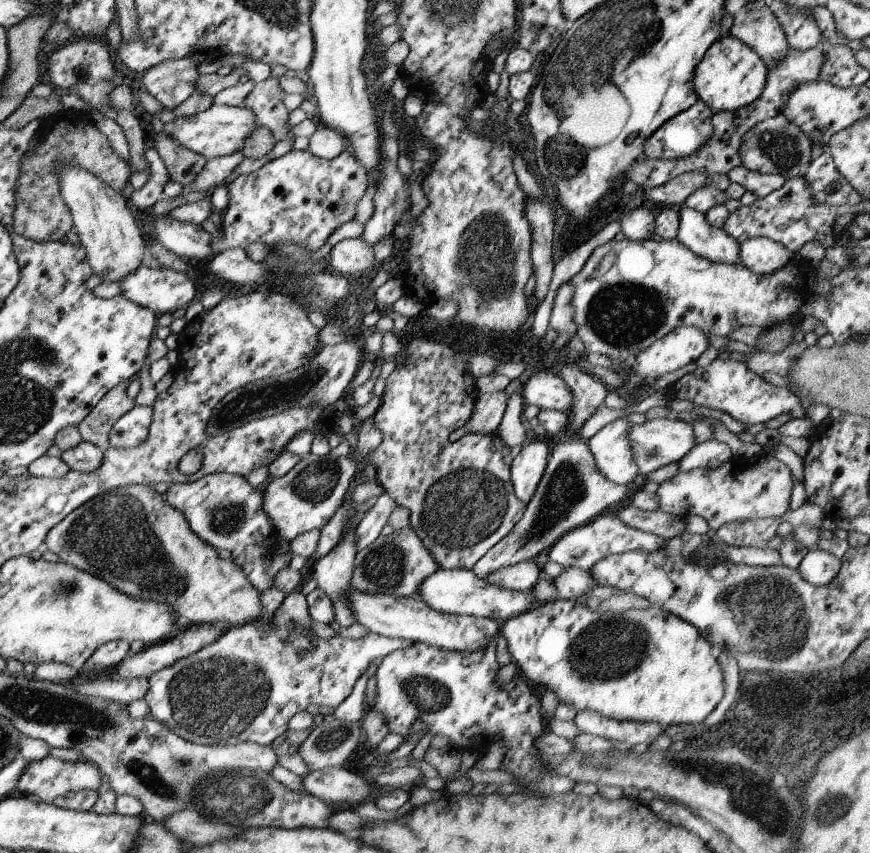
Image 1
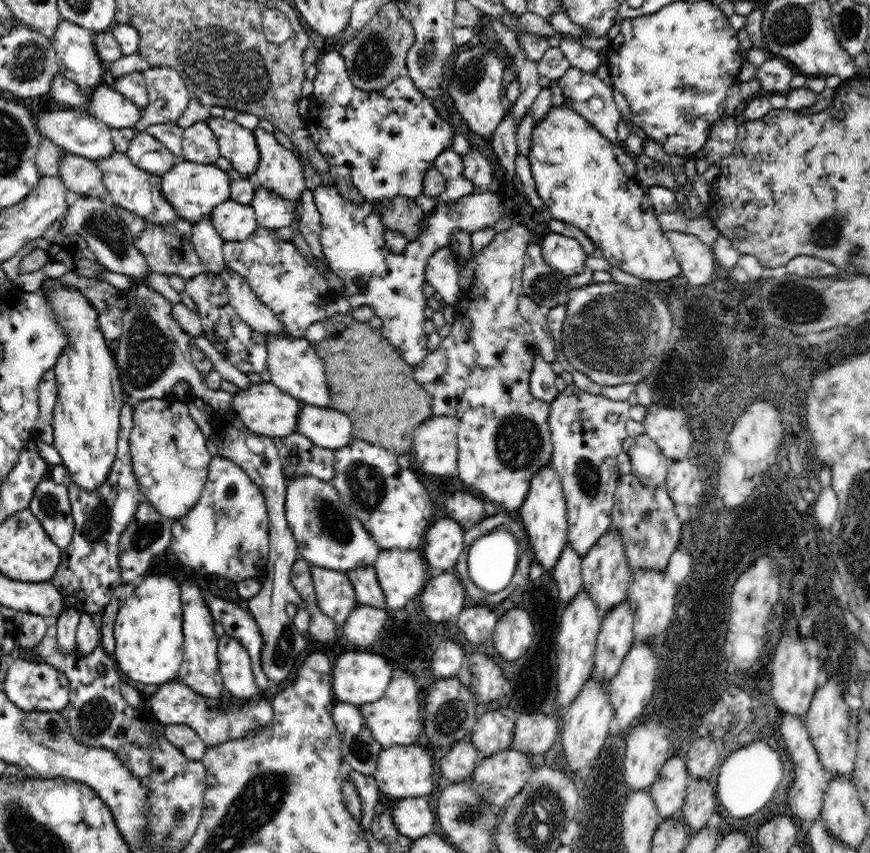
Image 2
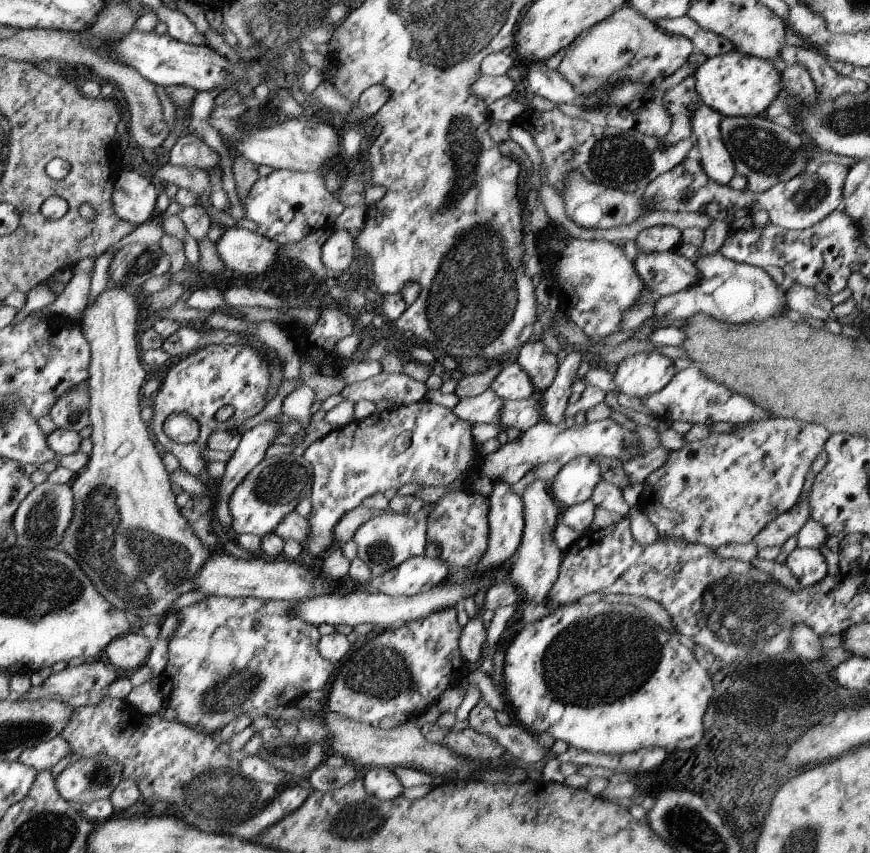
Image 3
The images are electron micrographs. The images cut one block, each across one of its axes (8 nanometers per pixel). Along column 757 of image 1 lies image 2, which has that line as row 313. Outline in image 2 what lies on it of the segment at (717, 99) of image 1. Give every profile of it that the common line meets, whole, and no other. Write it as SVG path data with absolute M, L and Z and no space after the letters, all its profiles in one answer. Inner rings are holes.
M60 286L44 296L48 304L52 304L70 340L54 366L58 386L58 400L54 406L54 450L78 490L86 494L98 492L118 458L120 414L126 400L120 368L106 346L106 336L98 330L98 312L76 288Z

